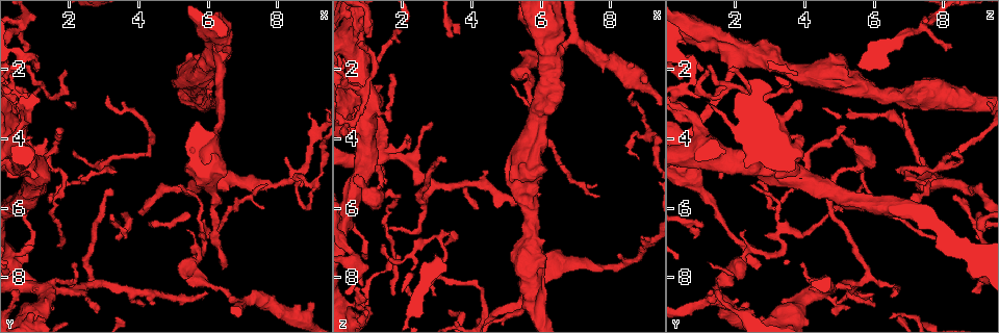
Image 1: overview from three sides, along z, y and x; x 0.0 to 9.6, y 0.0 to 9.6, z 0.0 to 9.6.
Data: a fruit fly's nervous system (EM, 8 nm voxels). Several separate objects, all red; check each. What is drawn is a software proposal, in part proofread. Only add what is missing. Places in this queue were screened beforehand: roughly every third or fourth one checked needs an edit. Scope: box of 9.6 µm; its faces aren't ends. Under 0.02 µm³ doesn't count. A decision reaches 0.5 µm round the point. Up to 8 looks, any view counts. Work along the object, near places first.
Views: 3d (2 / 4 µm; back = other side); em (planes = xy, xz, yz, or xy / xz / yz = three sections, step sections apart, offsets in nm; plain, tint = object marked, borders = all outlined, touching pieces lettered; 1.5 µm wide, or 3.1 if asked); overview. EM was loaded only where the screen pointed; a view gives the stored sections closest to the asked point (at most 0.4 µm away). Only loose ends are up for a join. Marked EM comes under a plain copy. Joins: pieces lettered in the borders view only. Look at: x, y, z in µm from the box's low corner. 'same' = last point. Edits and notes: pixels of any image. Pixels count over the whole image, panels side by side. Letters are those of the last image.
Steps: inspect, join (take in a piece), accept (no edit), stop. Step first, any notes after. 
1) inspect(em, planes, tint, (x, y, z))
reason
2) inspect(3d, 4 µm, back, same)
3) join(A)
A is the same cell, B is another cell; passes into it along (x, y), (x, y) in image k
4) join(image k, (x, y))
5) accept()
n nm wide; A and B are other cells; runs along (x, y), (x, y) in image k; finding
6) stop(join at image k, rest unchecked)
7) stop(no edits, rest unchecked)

inspect(em, planes, tint, (9.00, 3.25, 6.85))
tapers out

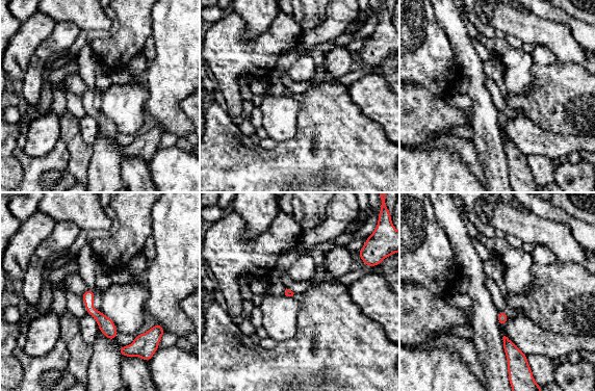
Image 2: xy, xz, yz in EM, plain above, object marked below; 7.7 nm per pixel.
inspect(em, planes, borders, same)

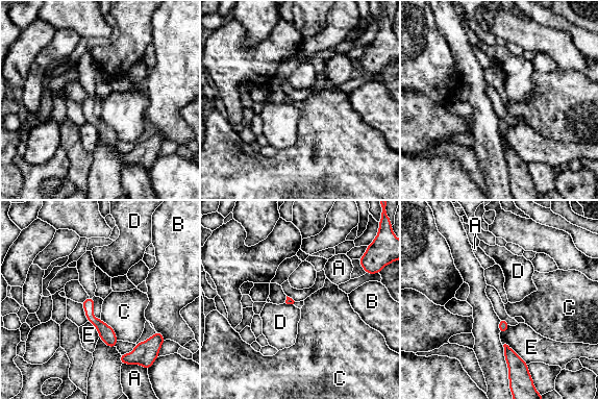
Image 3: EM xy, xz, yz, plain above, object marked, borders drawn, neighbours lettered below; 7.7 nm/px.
accept()
A, B, C, D and E are other cells; border along (100, 319), (115, 331), (118, 340) in image 3; no lettered piece goes on from it

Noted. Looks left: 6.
inspect(em, xz, step 8, borders, (1.70, 3.90, 2.15))
tapers out

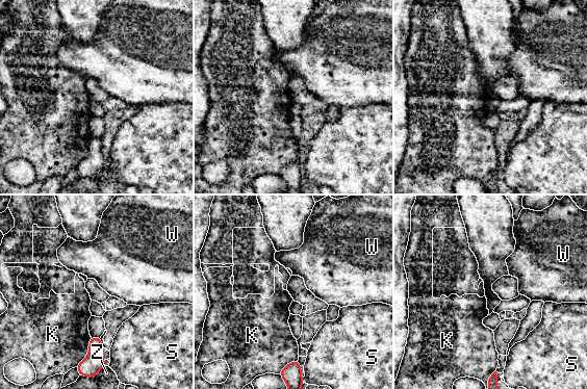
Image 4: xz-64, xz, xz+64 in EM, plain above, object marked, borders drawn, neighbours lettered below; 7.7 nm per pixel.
accept()
K touches over 240 nm; K, S, W and Z are other cells; border along (91, 337), (87, 355), (77, 365) in image 4; none of them fits

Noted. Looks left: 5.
inspect(em, xy, step 4, tint, (1.65, 8.10, 4.10))
stops while still wide

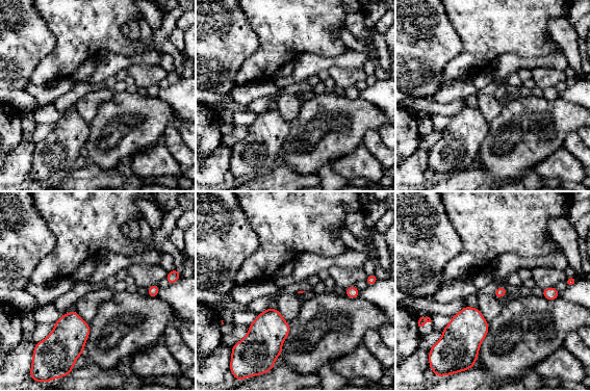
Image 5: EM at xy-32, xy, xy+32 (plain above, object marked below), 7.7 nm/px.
inspect(em, planes, borders, same)
cut it another way

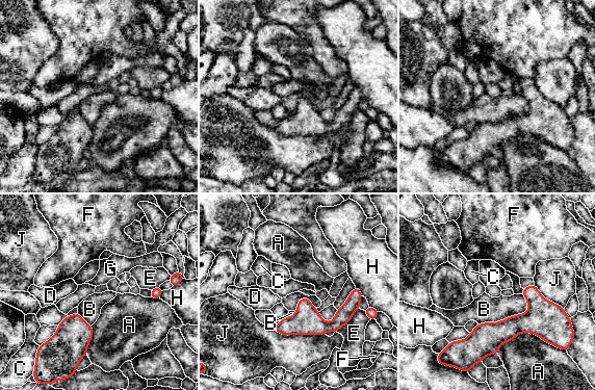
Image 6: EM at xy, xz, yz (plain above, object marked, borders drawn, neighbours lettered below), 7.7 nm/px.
accept()
A, B, C, D, E, F, G, H and J are other cells; border along (527, 302), (522, 313), (477, 323) in image 6; none of them fits

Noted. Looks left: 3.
stop(no edits, rest unchecked)

